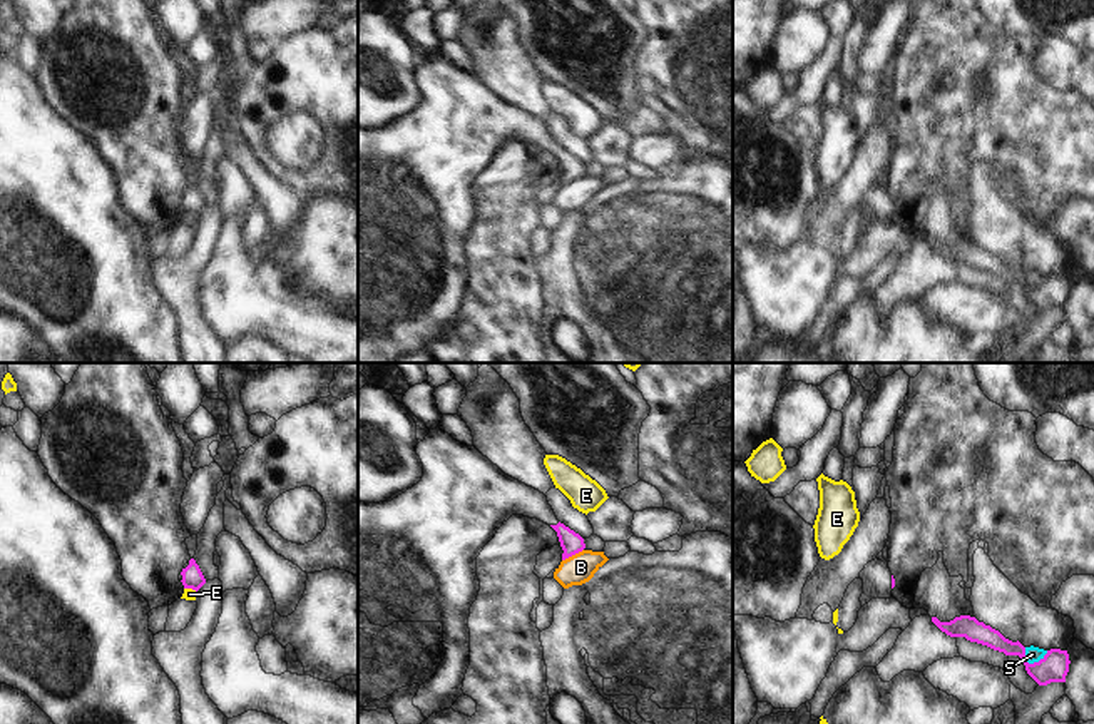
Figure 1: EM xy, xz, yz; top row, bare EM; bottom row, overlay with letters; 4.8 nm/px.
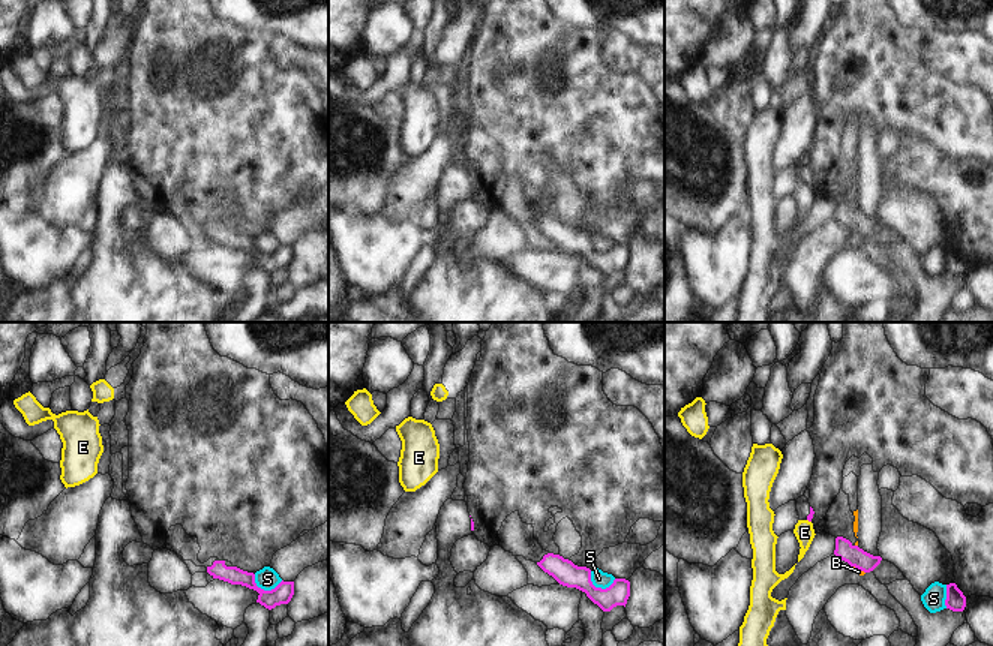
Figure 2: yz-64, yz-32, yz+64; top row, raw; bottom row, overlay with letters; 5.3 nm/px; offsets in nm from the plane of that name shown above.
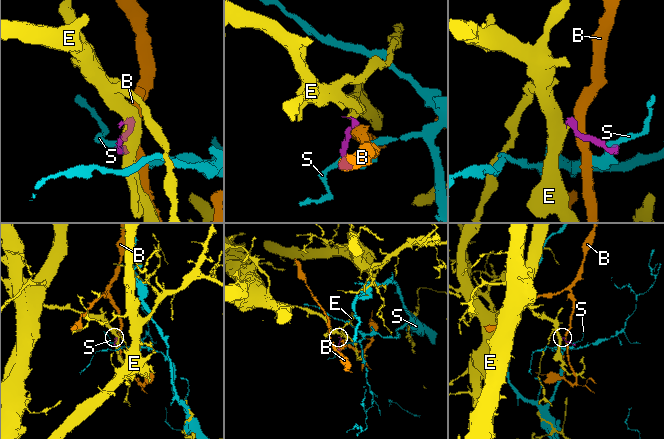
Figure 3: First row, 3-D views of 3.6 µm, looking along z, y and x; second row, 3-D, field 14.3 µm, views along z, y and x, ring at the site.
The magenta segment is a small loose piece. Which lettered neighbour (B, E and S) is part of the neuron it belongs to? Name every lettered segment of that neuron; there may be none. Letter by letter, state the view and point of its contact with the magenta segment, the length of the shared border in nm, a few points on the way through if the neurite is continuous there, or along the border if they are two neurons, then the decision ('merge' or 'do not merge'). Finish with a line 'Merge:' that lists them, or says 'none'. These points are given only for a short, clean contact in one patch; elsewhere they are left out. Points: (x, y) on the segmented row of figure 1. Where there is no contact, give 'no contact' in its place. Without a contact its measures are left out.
B: contact xz (572, 554); length 120 nm; border xz (582, 549), (562, 560); do not merge
E: contact xy (191, 587); length 70 nm; border xy (184, 587), (191, 587), (196, 592); do not merge
S: contact yz (1036, 662); length 130 nm; border yz (1047, 651), (1037, 661), (1024, 661); do not merge
Merge: none

